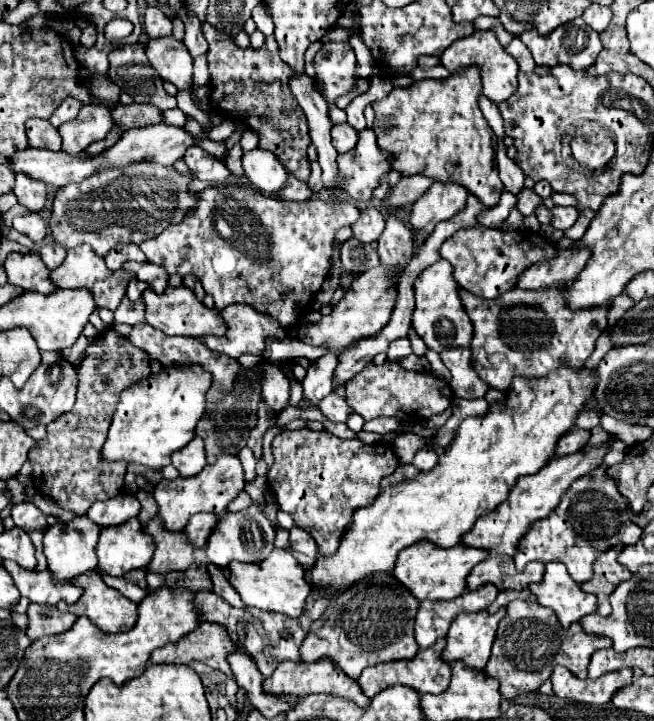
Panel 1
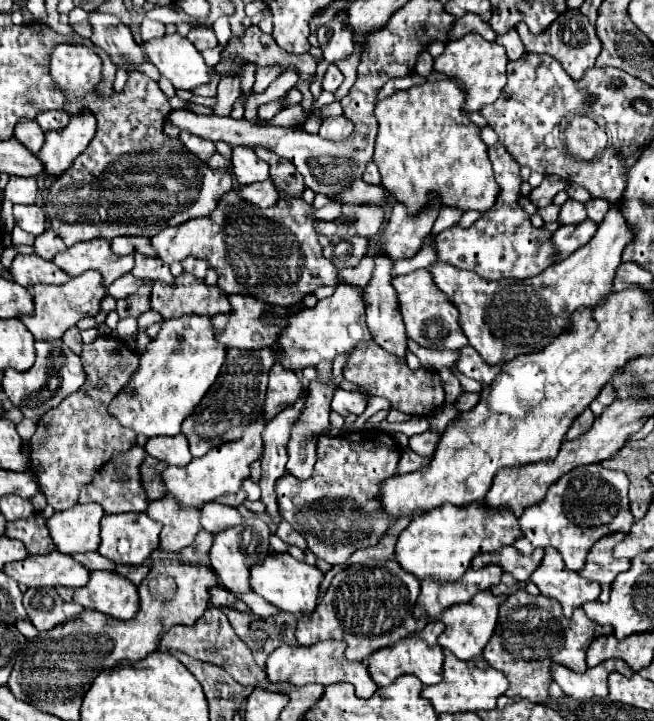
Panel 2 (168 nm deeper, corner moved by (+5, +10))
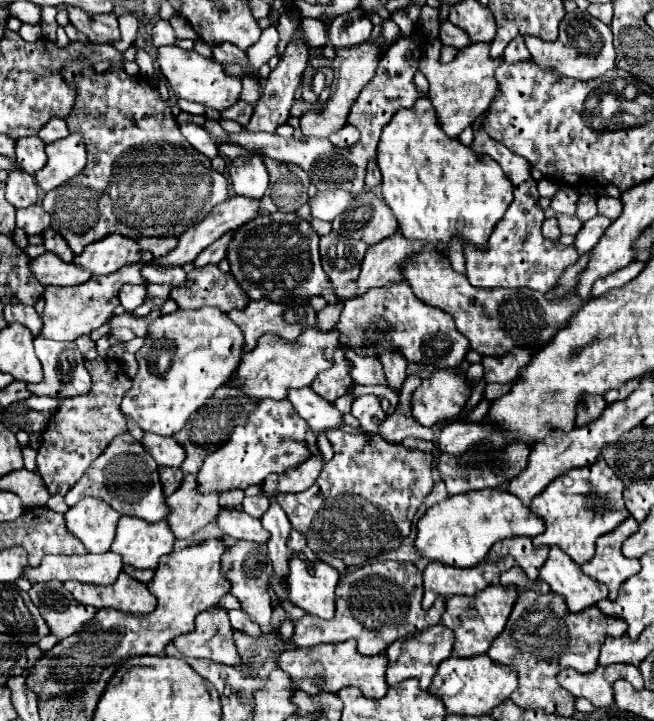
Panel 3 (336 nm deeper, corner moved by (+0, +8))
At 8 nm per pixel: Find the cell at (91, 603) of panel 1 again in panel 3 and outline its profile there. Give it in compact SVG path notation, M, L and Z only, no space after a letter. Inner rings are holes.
M124 572L110 586L84 584L76 580L68 580L64 582L64 586L80 604L94 606L96 610L114 608L128 614L148 614L156 608L156 598L148 590L148 586Z

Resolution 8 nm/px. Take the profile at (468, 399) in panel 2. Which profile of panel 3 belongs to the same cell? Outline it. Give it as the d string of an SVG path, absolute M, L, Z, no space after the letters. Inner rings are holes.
M508 382L508 384L486 384L486 388L484 388L484 398L486 398L486 400L498 400L500 396L508 394L512 386L514 386L514 382Z

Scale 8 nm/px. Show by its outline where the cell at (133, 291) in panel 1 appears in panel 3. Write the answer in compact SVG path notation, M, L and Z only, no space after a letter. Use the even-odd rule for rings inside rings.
M122 286L120 290L120 304L126 312L134 312L146 298L146 286Z

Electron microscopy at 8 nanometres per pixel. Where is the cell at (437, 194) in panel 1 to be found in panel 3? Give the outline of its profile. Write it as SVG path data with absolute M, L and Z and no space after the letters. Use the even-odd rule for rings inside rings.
M396 232L392 238L386 238L386 242L378 242L376 246L370 246L366 252L366 258L362 262L362 270L356 282L354 296L366 294L370 288L386 288L402 280L400 264L410 256L414 250L420 250L422 242L404 240L400 232Z

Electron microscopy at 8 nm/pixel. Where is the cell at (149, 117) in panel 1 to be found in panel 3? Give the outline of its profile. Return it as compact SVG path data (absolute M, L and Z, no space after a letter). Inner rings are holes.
M70 60L68 64L66 74L78 86L78 98L66 122L68 130L82 136L88 162L78 176L64 186L58 186L54 192L48 192L42 198L42 206L52 216L52 228L66 238L76 256L84 252L84 246L114 232L134 240L140 236L180 236L188 226L206 218L216 204L228 198L228 182L224 174L216 172L204 154L192 150L192 146L184 142L168 104L160 100L158 90L150 80L128 76L122 64L116 64L106 74L96 74L84 60Z

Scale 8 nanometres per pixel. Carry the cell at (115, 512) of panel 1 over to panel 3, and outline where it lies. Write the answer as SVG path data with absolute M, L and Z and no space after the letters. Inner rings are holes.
M128 432L118 434L108 444L108 448L92 462L92 466L84 472L84 476L76 482L76 486L64 498L68 506L74 506L86 496L100 498L106 504L110 504L116 512L126 516L136 516L146 522L158 522L170 514L170 508L162 492L162 484L158 478L156 462L152 462L150 454Z

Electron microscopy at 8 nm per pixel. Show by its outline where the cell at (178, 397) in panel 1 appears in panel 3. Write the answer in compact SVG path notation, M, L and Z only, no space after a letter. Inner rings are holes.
M218 308L176 310L156 318L148 326L144 346L136 352L138 372L122 400L124 416L134 418L146 432L172 436L218 386L232 378L242 362L242 354L242 330Z

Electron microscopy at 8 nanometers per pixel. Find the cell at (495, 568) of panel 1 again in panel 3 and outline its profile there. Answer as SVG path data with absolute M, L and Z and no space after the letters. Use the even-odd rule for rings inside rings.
M508 538L508 540L496 542L496 546L492 546L488 558L496 560L496 558L504 558L508 554L516 558L518 566L524 570L524 574L530 580L536 580L542 564L546 562L548 548L546 546L534 548L534 544L532 544L530 538Z

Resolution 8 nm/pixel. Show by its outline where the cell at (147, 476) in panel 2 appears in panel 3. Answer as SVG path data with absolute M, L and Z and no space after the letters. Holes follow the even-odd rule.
M160 468L160 480L162 480L166 496L180 486L182 478L184 478L184 472L180 468Z

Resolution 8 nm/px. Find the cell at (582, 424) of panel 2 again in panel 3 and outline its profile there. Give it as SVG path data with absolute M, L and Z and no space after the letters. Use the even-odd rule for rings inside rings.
M584 396L580 406L576 408L576 426L584 426L598 418L606 408L604 396Z

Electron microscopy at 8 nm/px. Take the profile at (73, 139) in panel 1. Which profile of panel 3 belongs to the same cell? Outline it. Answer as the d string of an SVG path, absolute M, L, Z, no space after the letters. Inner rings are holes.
M68 134L64 140L46 146L46 154L48 154L46 166L34 176L36 184L44 192L50 192L66 184L84 168L86 162L86 150L84 144L80 144L80 134Z

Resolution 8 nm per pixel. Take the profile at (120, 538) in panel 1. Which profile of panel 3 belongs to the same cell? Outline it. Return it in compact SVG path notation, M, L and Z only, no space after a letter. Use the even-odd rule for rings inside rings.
M122 516L116 528L112 550L118 552L124 564L134 568L156 568L160 556L170 554L174 546L174 534L168 530L168 522L146 522L132 516Z

